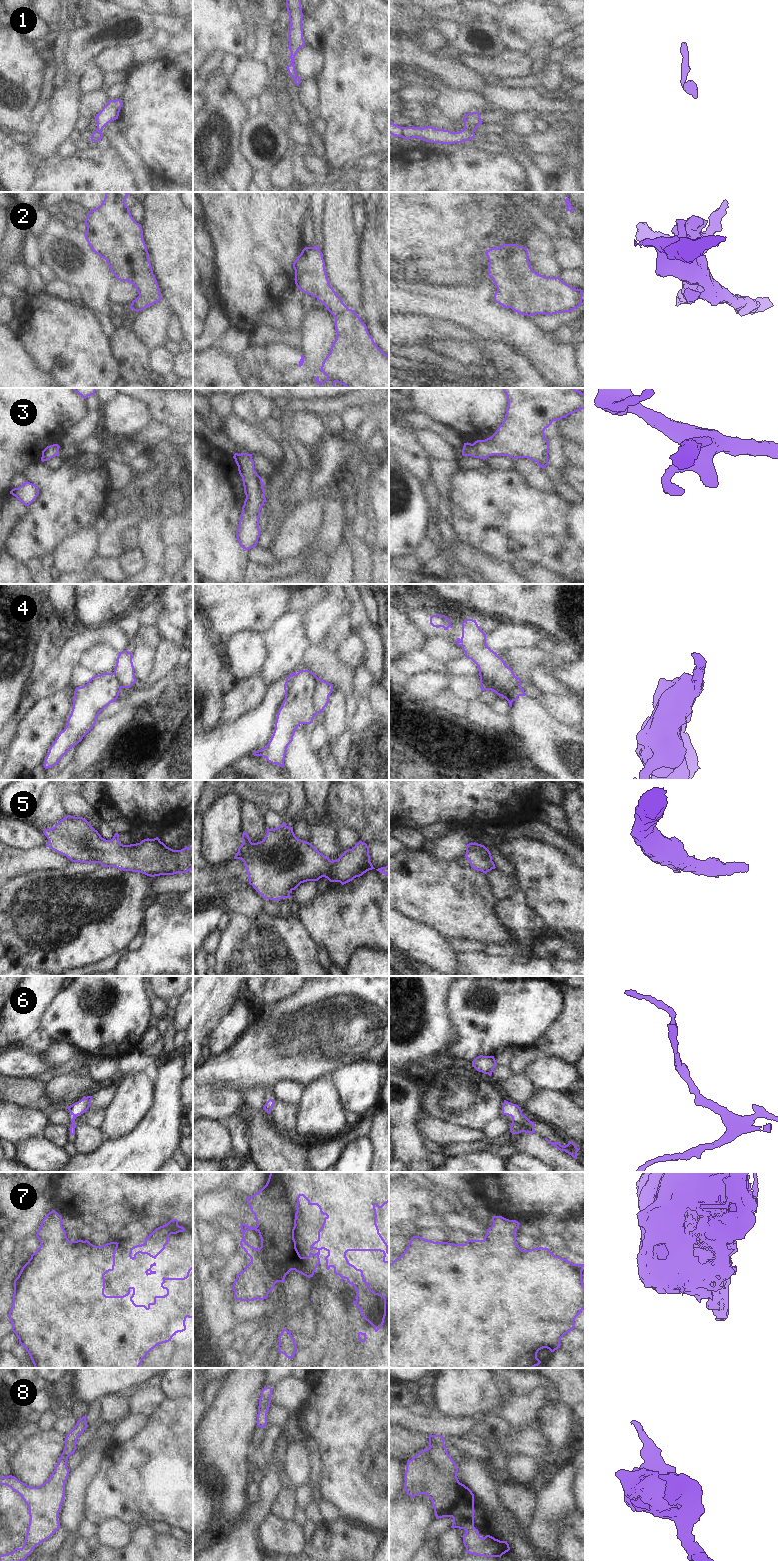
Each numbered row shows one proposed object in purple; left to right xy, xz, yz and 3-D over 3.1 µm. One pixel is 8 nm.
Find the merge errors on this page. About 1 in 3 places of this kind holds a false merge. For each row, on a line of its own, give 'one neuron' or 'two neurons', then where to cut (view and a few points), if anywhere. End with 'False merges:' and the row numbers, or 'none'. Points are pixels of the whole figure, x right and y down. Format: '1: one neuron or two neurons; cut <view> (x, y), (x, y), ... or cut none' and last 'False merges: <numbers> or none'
1: one neuron; cut none
2: one neuron; cut none
3: one neuron; cut none
4: two neurons; cut yz (480, 676), (494, 681), (504, 692), (506, 698)
5: one neuron; cut none
6: one neuron; cut none
7: one neuron; cut none
8: one neuron; cut none
False merges: 4

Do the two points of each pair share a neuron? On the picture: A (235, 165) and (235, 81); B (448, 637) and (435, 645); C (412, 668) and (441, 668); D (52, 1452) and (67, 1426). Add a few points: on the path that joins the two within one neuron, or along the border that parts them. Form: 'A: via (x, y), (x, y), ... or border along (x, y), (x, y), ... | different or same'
A: border along (227, 78), (227, 87), (244, 103) | different
B: border along (426, 640), (441, 638), (446, 643), (456, 645) | different
C: via (419, 667), (434, 667) | same
D: border along (53, 1428), (65, 1435) | different

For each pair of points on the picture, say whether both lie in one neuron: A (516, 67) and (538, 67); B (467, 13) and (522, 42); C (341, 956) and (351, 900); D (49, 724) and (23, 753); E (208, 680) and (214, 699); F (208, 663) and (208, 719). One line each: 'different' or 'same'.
A: different
B: same
C: same
D: same
E: same
F: same

